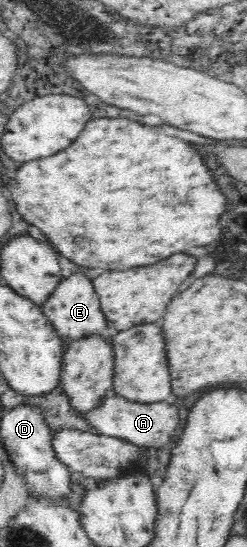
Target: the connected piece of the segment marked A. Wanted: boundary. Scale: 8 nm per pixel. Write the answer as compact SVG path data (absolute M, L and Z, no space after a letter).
M113 388L108 389L102 403L98 407L94 407L92 411L84 414L84 418L88 420L88 424L95 433L118 437L137 446L143 445L148 449L166 447L170 443L178 423L180 423L178 407L170 405L170 401L136 403L118 395Z

